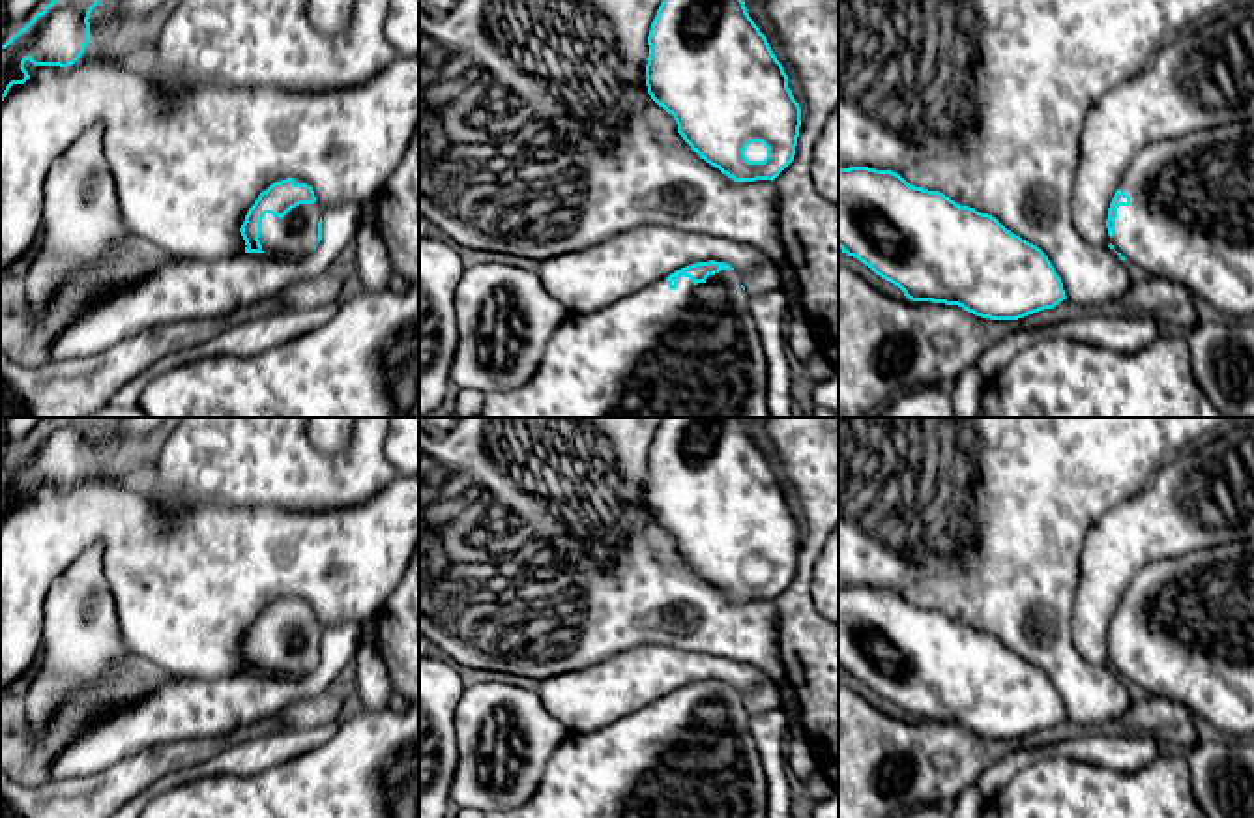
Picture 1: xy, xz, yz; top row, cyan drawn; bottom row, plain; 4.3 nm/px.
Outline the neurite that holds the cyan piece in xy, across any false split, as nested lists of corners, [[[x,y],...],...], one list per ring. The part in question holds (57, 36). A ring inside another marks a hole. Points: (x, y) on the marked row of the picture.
[[[51,0],[24,28],[0,45],[0,103],[13,84],[24,84],[30,75],[24,62],[34,66],[73,66],[88,45],[90,13],[99,0]]]

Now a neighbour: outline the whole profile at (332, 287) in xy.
[[[344,271],[292,283],[275,298],[226,316],[170,322],[129,337],[107,350],[26,369],[0,352],[0,417],[90,417],[114,393],[152,365],[183,348],[206,343],[228,326],[288,309],[339,303],[350,290]]]

